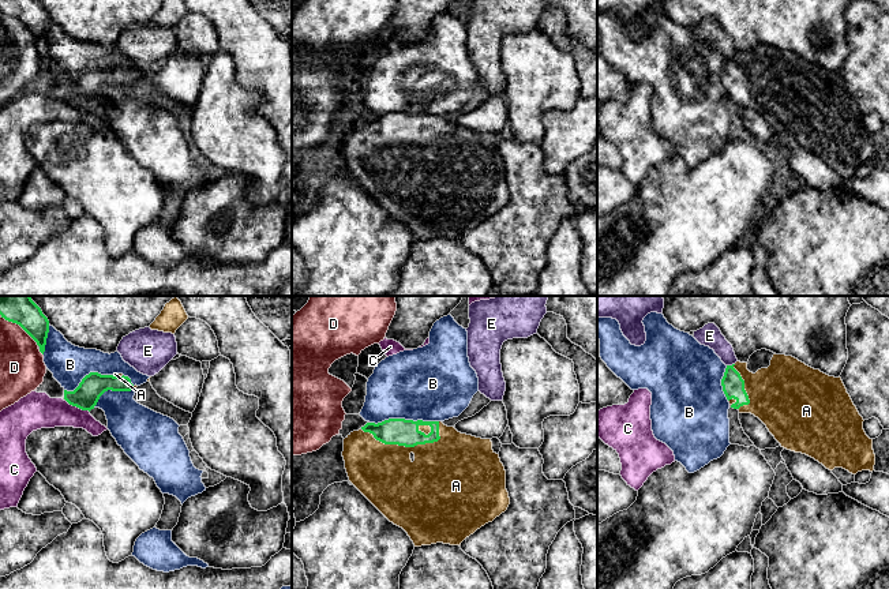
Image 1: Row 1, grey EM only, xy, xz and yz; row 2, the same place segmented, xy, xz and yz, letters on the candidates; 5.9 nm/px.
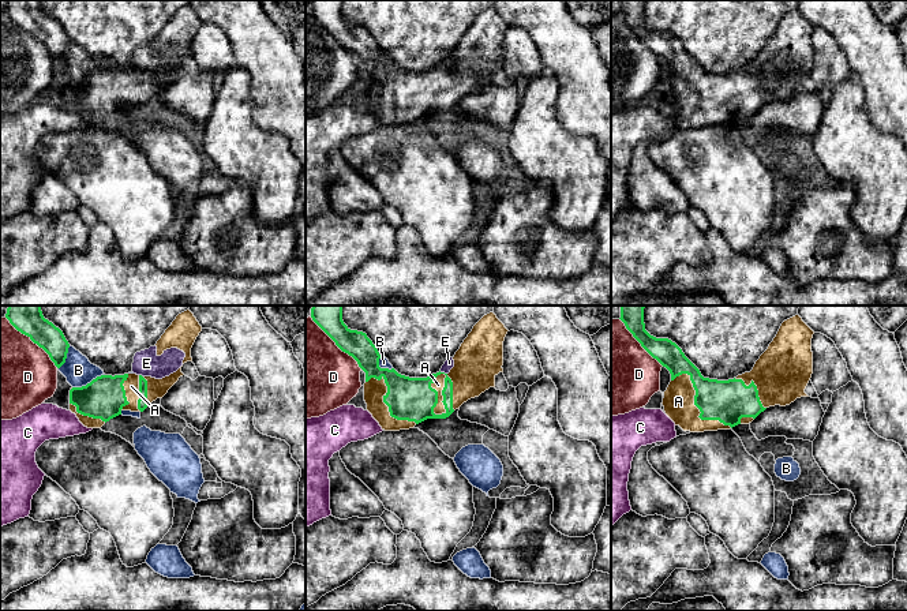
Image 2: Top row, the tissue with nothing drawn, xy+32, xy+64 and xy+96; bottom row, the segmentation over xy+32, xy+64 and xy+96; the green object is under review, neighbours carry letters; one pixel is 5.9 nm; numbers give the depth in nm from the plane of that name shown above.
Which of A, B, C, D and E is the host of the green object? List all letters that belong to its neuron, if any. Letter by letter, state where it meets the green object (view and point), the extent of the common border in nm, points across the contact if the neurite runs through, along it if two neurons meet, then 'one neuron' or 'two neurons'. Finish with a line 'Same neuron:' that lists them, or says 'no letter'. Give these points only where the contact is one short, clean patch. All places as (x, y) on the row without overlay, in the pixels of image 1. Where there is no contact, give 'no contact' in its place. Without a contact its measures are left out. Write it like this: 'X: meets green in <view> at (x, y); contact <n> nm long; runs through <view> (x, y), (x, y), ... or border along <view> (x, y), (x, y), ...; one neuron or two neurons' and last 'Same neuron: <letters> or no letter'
A: meets green in xz at (401, 139); contact 480 nm long; one neuron
B: meets green in xz at (404, 113); contact 400 nm long; two neurons
C: meets green in xy at (78, 101); contact 160 nm long; border along xy (66, 94), (89, 107); two neurons
D: meets green in xy at (19, 19); contact 300 nm long; two neurons
E: meets green in yz at (730, 60); contact 50 nm long; border along yz (734, 57), (727, 60); two neurons
Same neuron: A

